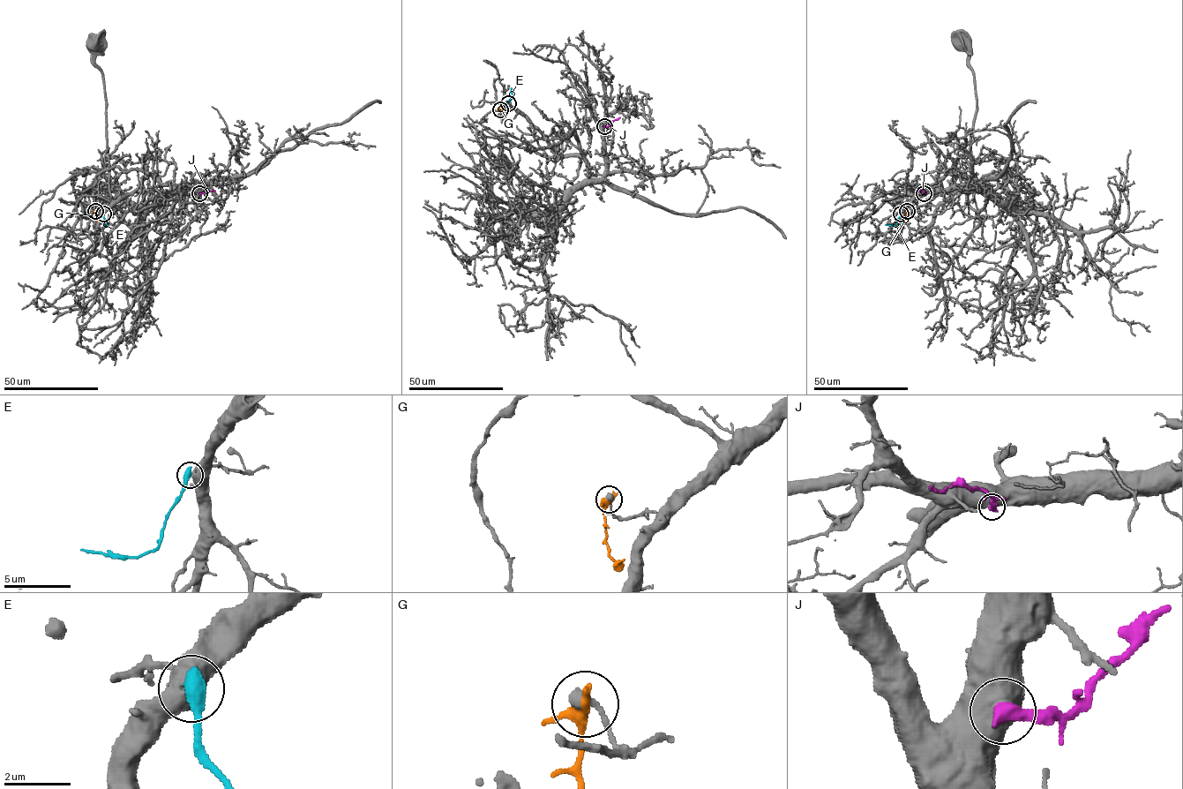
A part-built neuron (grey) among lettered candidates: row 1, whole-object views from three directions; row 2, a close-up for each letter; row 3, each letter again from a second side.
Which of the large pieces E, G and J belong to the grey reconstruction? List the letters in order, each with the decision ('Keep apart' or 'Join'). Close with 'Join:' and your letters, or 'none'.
E: Keep apart
G: Keep apart
J: Keep apart
Join: none

